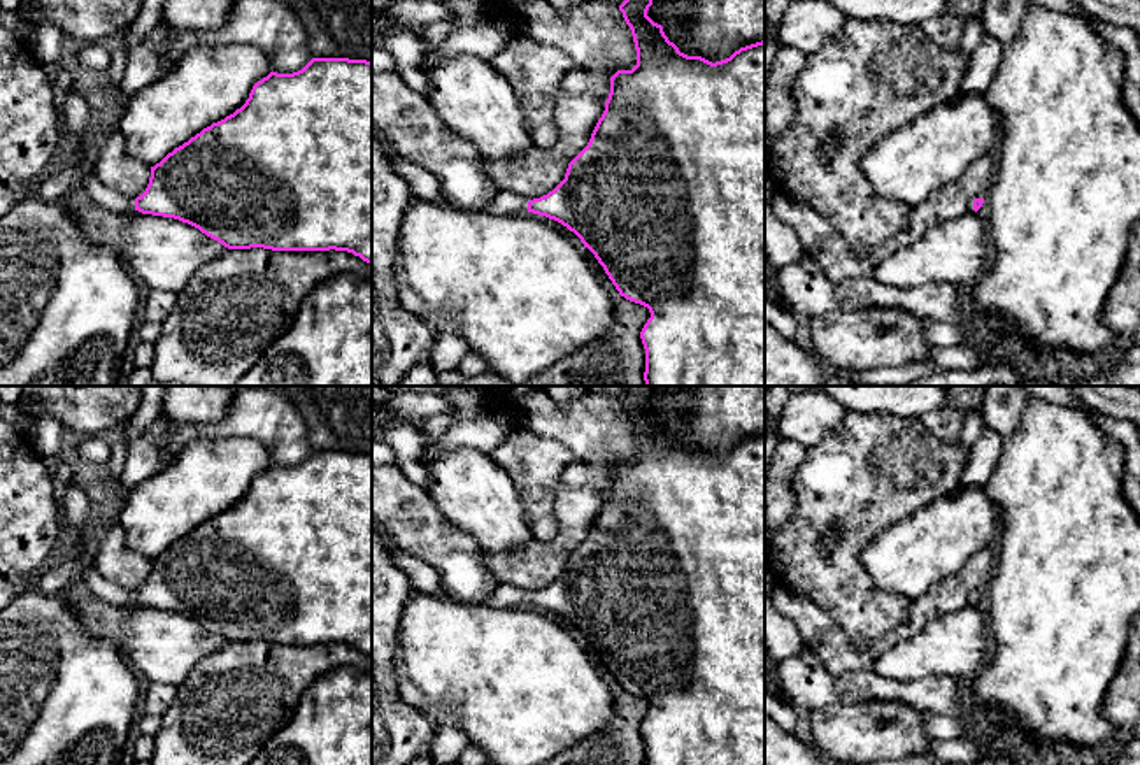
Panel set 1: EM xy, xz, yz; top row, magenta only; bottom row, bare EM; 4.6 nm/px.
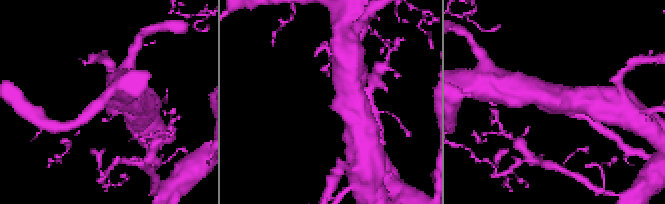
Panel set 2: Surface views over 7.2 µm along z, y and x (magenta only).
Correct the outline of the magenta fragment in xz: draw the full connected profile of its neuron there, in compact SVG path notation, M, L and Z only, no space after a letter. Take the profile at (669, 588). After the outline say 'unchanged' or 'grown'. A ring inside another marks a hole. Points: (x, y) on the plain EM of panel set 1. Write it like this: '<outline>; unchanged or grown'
M628 386L619 398L631 423L637 458L617 463L610 470L610 486L588 539L568 556L565 572L547 588L528 593L502 584L486 604L496 609L533 605L545 609L574 625L588 640L621 690L649 702L651 711L640 725L645 742L645 765L765 765L765 433L740 440L730 451L709 454L688 449L668 433L663 419L654 416L647 404L654 386Z; grown

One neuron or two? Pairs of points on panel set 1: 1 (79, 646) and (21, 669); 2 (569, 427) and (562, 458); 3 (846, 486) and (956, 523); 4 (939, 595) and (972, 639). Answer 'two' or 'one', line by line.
1: one
2: two
3: two
4: two

